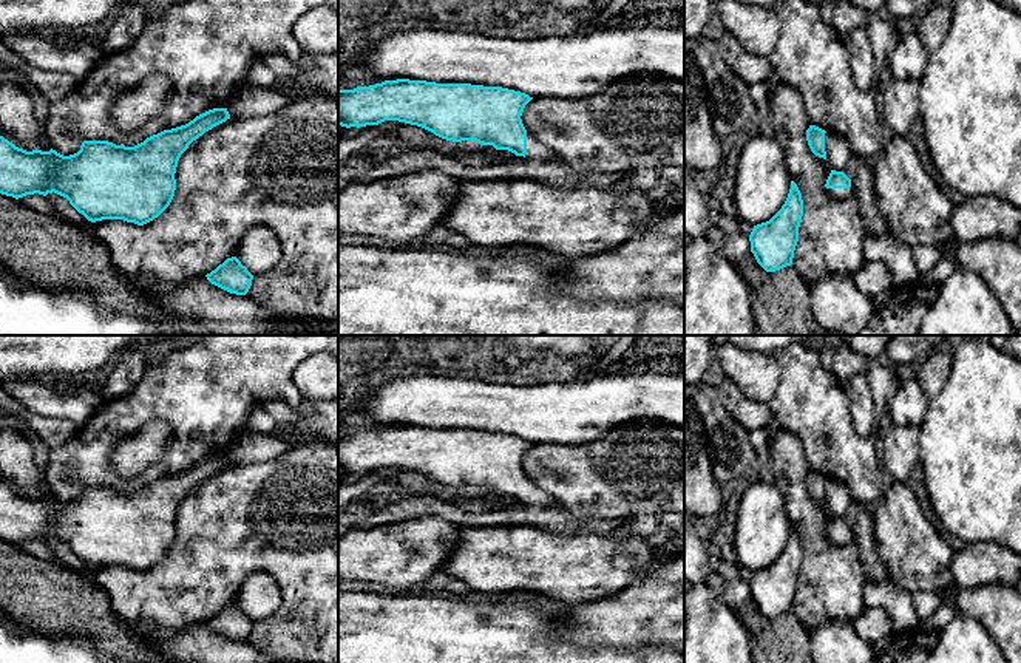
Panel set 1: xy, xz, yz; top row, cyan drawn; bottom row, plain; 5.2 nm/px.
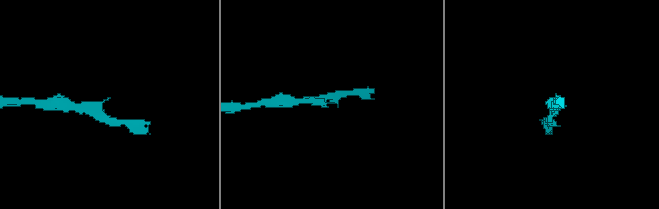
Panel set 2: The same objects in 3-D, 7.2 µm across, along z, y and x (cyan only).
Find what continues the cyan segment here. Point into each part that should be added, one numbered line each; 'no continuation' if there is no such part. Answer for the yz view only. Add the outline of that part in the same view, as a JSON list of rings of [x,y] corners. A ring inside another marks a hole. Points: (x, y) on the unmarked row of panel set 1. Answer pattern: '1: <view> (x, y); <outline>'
1: yz (837, 540); [[[853,532],[850,535],[826,535],[834,546],[854,546]]]

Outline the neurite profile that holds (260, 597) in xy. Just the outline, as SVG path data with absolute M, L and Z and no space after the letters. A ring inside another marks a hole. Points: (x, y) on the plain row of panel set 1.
M256 572L246 578L236 595L236 604L252 621L269 618L281 603L280 587L273 576L266 572Z

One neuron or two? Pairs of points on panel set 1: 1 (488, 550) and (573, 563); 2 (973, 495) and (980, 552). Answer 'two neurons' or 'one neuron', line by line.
1: one neuron
2: two neurons

